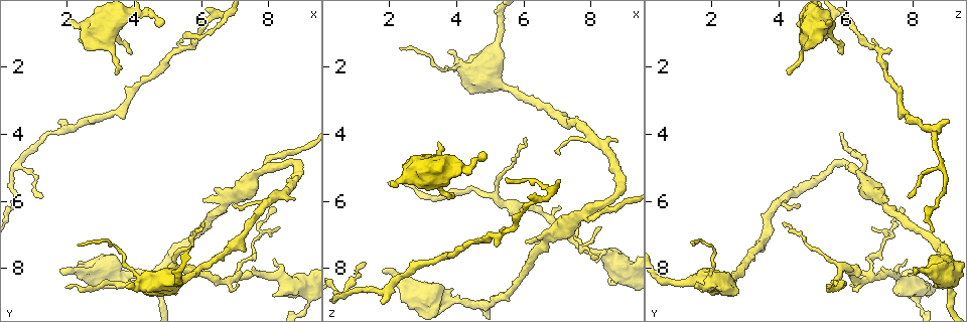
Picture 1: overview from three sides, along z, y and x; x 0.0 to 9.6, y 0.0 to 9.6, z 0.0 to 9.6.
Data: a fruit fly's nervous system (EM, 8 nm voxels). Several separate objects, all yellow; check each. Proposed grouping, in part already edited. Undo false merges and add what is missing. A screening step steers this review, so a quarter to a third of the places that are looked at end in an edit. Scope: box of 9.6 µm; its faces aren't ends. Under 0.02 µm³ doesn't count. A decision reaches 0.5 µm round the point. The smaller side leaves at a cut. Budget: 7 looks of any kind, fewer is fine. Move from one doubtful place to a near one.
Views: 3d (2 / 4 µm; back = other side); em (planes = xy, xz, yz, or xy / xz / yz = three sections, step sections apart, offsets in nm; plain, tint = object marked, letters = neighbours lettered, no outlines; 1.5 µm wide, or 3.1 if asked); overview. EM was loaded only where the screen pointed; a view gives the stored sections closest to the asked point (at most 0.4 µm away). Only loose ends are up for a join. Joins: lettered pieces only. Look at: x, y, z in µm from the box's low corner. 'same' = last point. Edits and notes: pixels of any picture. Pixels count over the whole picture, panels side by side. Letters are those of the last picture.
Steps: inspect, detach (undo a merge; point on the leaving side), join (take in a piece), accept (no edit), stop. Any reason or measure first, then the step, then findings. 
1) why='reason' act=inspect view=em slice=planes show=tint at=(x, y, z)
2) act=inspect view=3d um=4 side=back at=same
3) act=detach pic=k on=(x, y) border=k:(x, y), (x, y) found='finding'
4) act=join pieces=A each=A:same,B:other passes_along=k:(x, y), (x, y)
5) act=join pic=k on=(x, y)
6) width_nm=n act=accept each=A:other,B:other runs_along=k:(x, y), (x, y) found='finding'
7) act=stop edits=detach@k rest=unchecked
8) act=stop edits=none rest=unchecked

act=inspect view=em slice=planes show=letters at=(1.30, 5.90, 7.85)

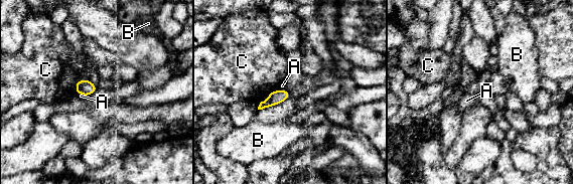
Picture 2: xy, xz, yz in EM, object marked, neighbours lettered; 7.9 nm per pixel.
act=accept each=A:other,B:other,C:other border=2:(285, 88), (276, 90) found='no lettered piece goes on from it'

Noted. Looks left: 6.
act=inspect view=3d um=4 at=(3.45, 2.25, 4.30)

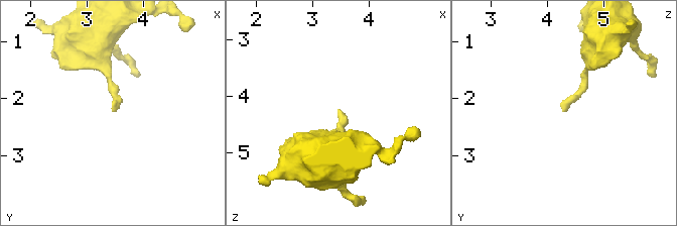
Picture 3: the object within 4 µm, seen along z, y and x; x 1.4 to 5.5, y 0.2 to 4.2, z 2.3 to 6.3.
act=inspect view=em slice=yz step=4 show=letters at=(3.45, 2.20, 4.30)

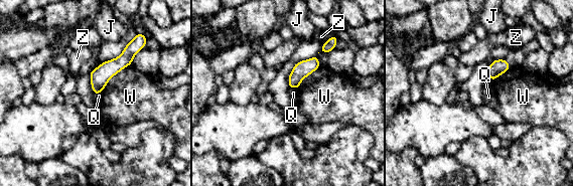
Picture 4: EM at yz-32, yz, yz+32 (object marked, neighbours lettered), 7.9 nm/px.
act=accept each=J:other,Q:other,W:other,Z:other border=4:(131, 63), (118, 71), (101, 92) found='no lettered piece goes on from it'

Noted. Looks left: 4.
why='free end' act=inspect view=em slice=planes show=tint at=(6.05, 6.65, 4.10)

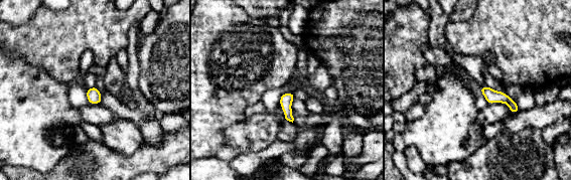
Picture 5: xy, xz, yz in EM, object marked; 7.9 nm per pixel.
act=inspect view=em slice=planes show=letters at=same

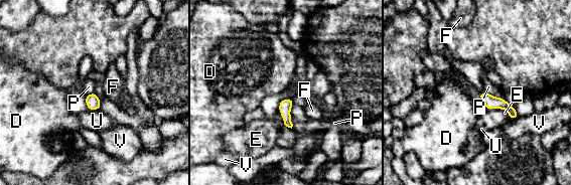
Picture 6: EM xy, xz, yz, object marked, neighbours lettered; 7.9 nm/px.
width_nm=100 act=accept each=D:other,E:other,F:other,P:other,U:other,V:other runs_along=6:(482, 96), (505, 105), (515, 115) found='no lettered piece goes on from it'

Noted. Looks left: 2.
act=stop edits=none rest=unchecked

